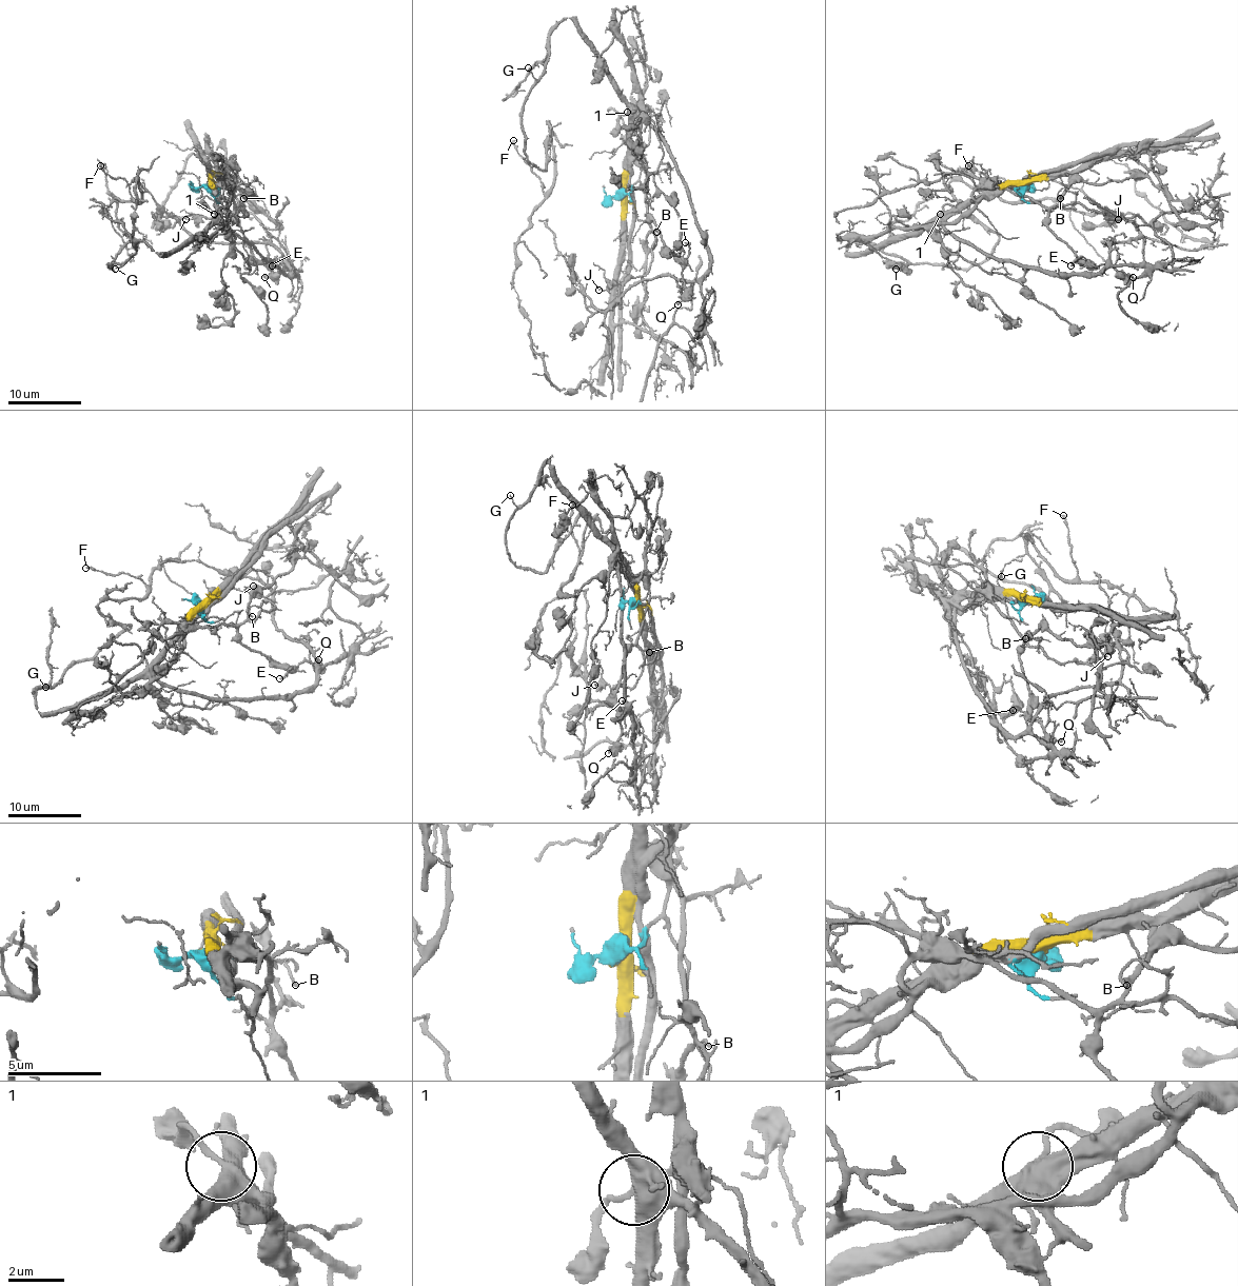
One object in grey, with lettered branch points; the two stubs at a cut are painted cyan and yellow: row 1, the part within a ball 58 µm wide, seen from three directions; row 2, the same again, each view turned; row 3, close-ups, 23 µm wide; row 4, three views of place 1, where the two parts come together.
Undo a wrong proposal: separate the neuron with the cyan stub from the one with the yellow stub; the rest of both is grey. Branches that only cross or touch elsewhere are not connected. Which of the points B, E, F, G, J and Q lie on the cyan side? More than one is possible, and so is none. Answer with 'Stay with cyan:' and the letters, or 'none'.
Stay with cyan: B, E, J, Q

